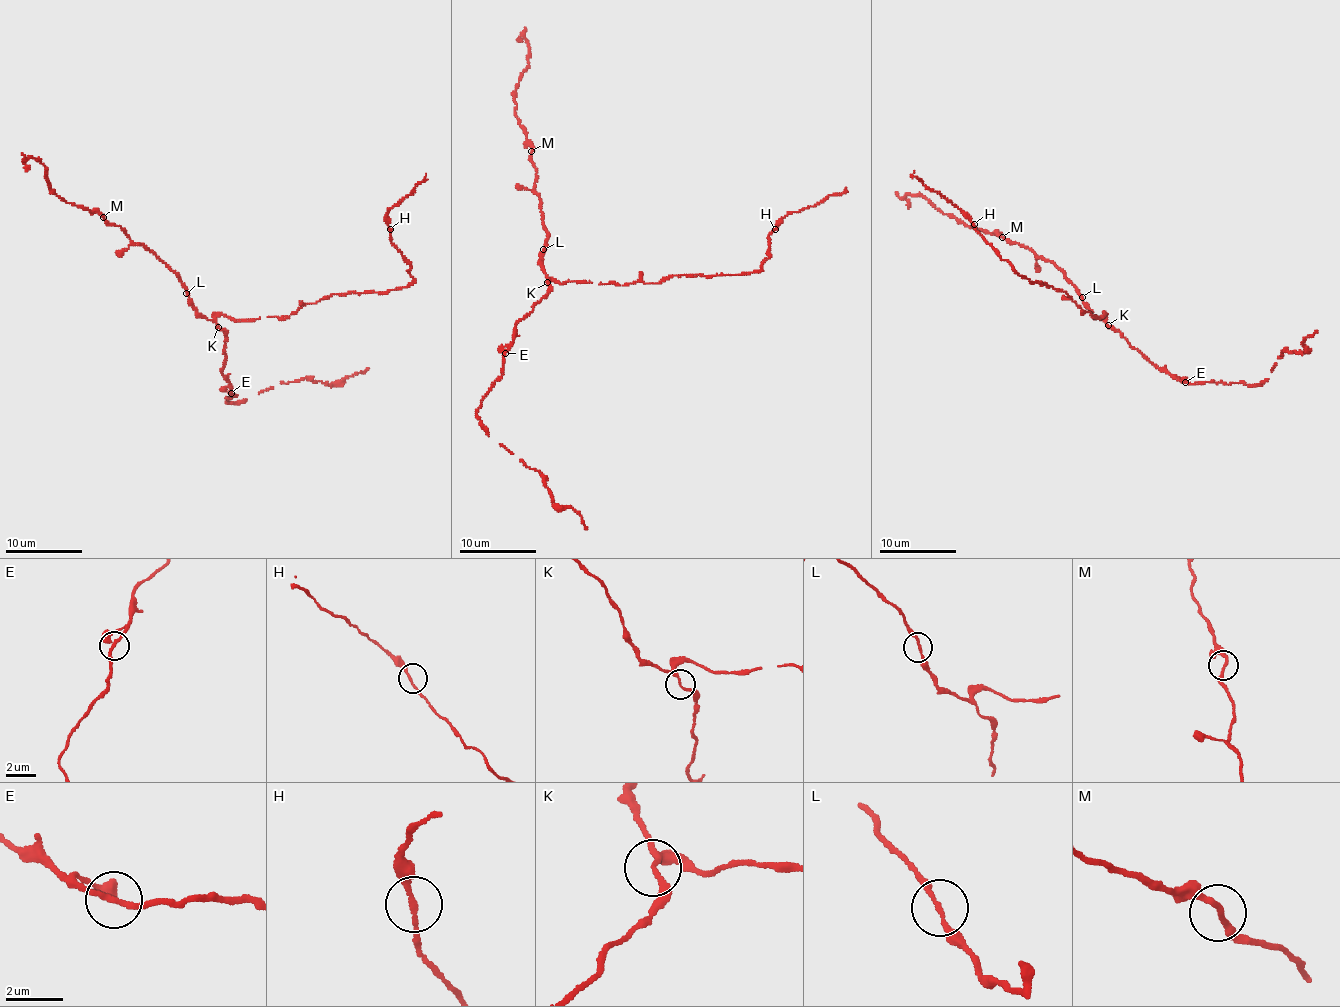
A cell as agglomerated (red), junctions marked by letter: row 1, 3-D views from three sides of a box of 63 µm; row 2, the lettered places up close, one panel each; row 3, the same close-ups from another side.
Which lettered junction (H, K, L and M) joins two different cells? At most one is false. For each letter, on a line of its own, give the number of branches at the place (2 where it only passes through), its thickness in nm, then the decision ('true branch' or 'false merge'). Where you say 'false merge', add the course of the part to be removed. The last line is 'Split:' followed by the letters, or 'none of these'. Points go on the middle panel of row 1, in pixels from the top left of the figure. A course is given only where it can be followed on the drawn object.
H: branches 2; calibre 160 nm; true branch
K: branches 2; calibre 150 nm; true branch
L: branches 2; calibre 160 nm; true branch
M: branches 2; calibre 190 nm; true branch
Split: none of these

